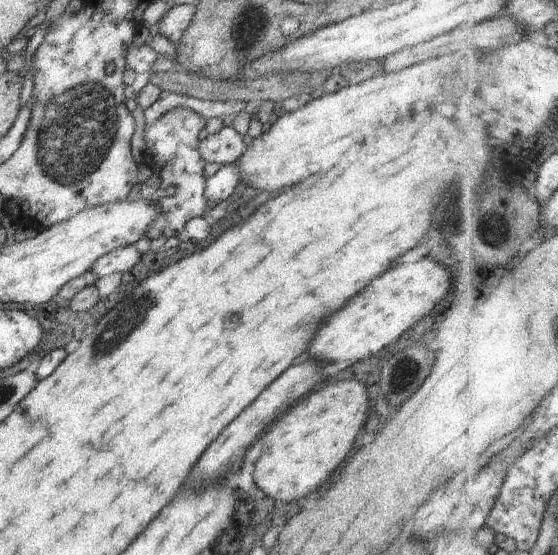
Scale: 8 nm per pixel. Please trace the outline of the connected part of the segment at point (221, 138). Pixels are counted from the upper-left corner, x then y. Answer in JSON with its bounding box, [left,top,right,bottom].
[197,124,247,165]

